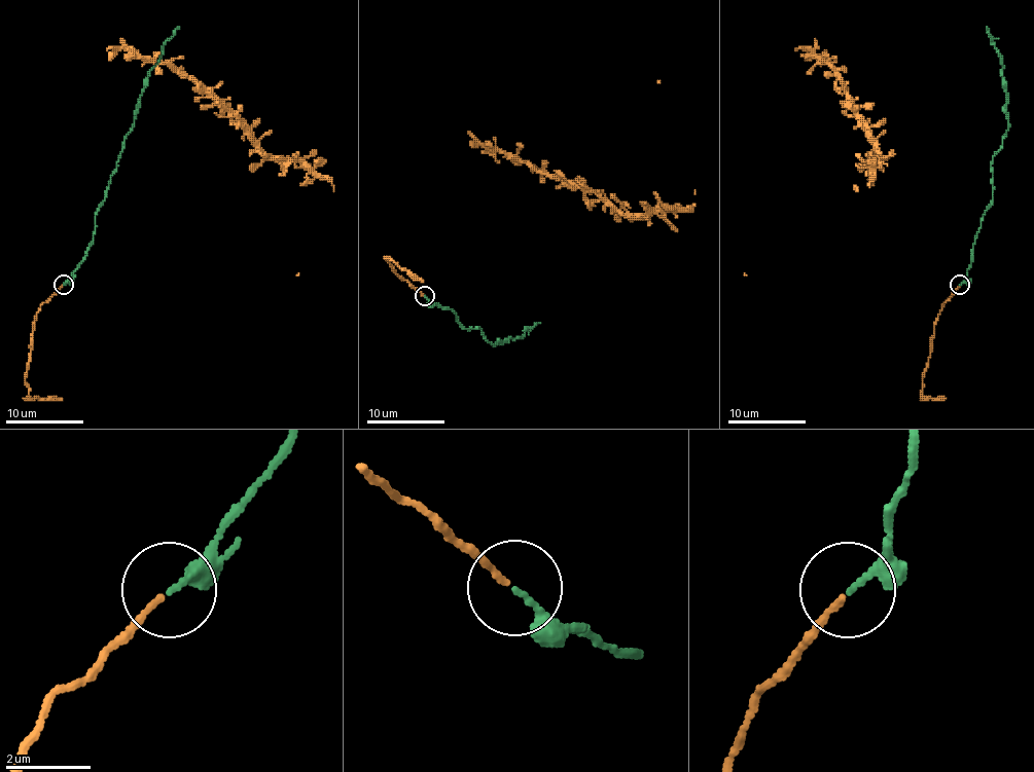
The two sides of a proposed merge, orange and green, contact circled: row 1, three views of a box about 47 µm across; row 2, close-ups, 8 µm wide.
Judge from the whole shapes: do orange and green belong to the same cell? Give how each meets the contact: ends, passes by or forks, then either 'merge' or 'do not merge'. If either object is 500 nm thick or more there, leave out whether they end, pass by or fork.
orange ends | green ends | merge

